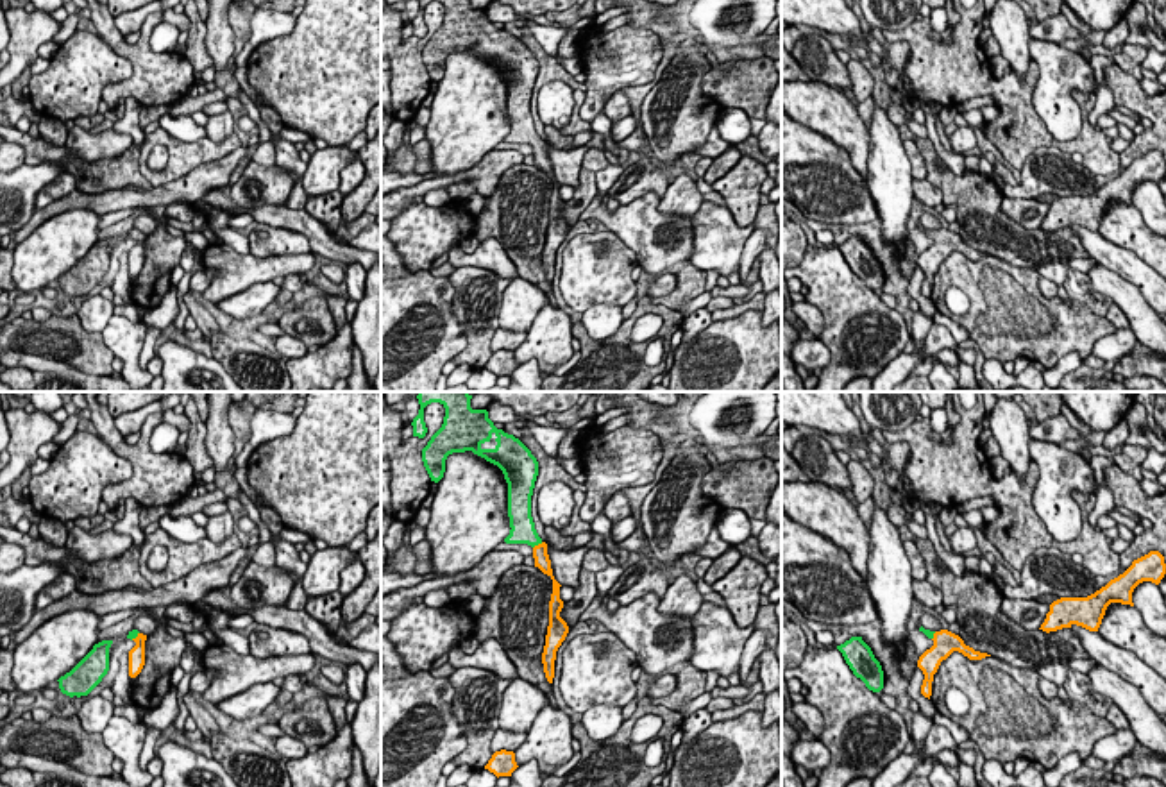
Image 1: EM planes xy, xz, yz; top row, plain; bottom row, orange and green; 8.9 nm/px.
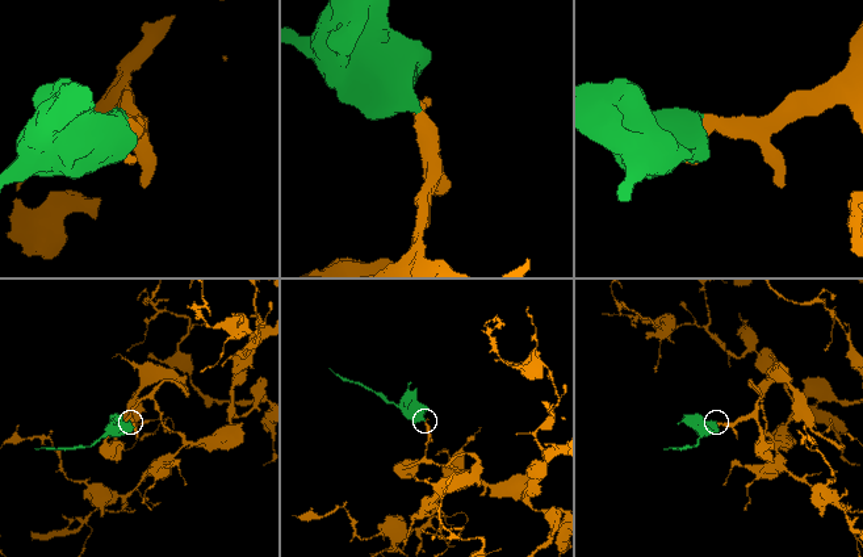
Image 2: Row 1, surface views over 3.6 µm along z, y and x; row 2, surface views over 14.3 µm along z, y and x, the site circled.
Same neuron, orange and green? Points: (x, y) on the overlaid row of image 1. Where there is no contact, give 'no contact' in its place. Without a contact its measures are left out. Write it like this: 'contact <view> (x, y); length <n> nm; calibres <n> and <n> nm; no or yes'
contact xz (539, 544); length 110 nm; calibres 140 and 220 nm; yes

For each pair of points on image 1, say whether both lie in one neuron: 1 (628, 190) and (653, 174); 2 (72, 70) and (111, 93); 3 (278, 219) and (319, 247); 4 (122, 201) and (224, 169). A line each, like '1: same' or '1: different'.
1: same
2: different
3: same
4: same

